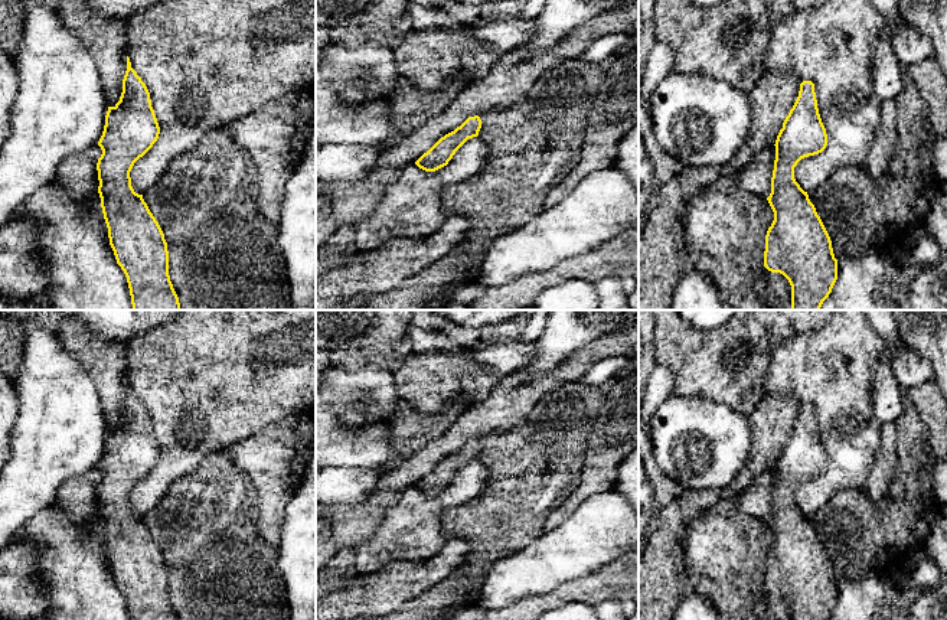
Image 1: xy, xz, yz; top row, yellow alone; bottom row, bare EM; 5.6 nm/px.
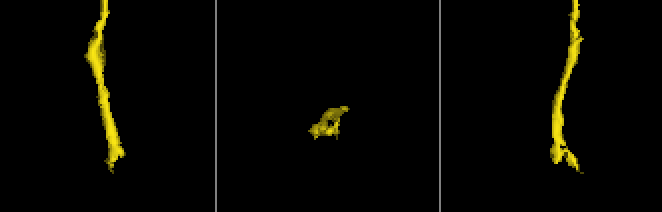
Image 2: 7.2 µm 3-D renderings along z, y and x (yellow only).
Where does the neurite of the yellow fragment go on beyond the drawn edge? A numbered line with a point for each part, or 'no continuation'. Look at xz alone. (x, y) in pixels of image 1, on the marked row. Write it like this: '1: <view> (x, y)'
no continuation

